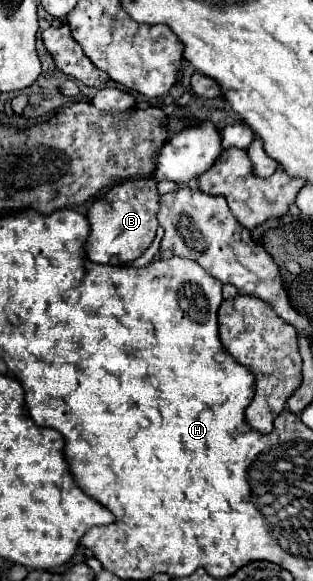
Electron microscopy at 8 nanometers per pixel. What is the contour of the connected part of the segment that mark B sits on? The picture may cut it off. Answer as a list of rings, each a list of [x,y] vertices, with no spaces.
[[[140,177],[140,179],[128,179],[118,185],[114,185],[108,193],[98,197],[90,211],[90,237],[86,241],[86,255],[94,263],[104,265],[122,265],[138,259],[154,241],[156,229],[158,229],[158,181],[154,177]]]

